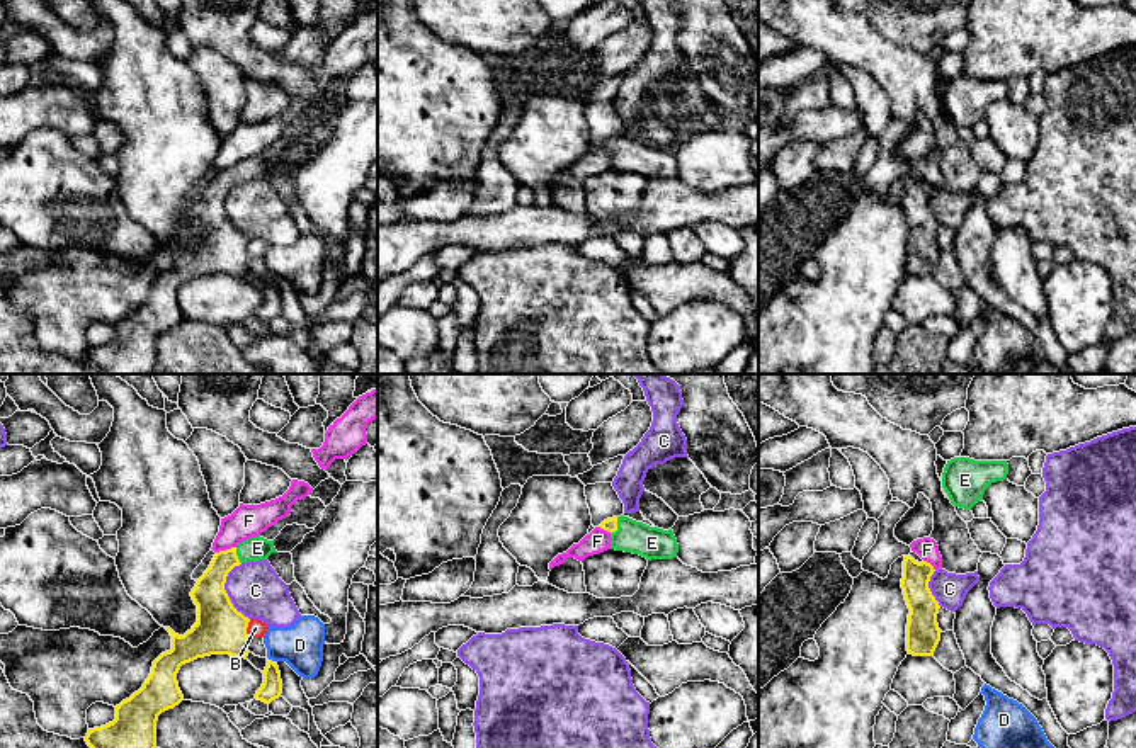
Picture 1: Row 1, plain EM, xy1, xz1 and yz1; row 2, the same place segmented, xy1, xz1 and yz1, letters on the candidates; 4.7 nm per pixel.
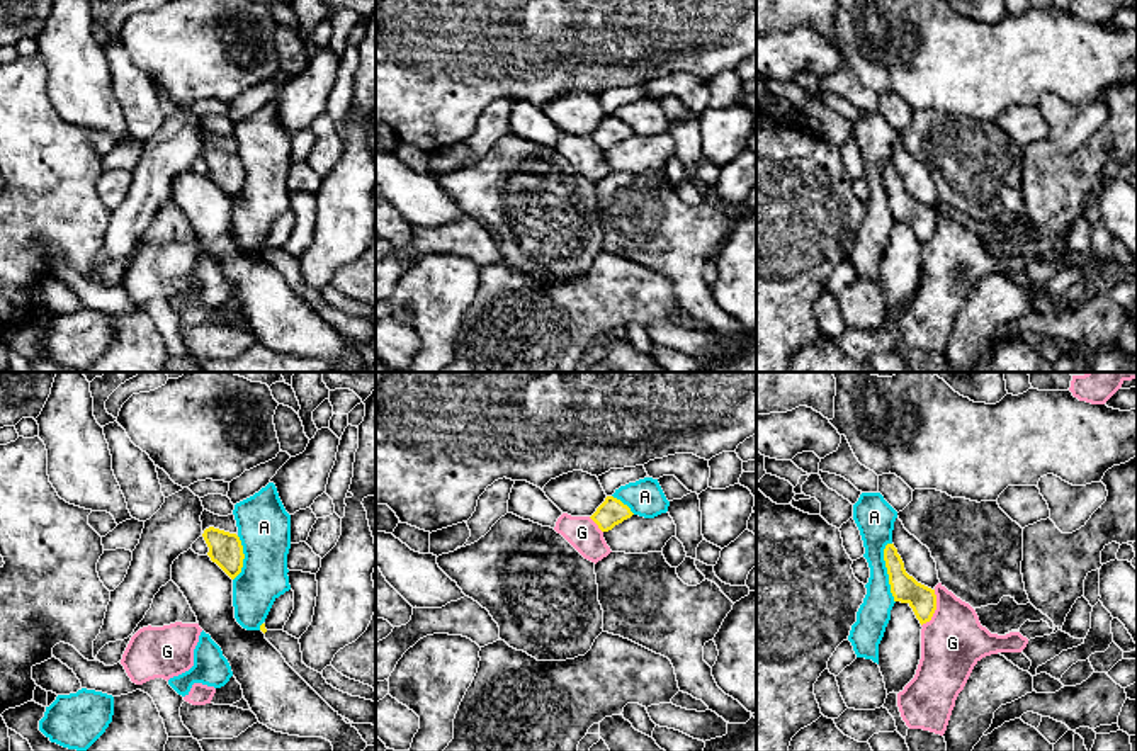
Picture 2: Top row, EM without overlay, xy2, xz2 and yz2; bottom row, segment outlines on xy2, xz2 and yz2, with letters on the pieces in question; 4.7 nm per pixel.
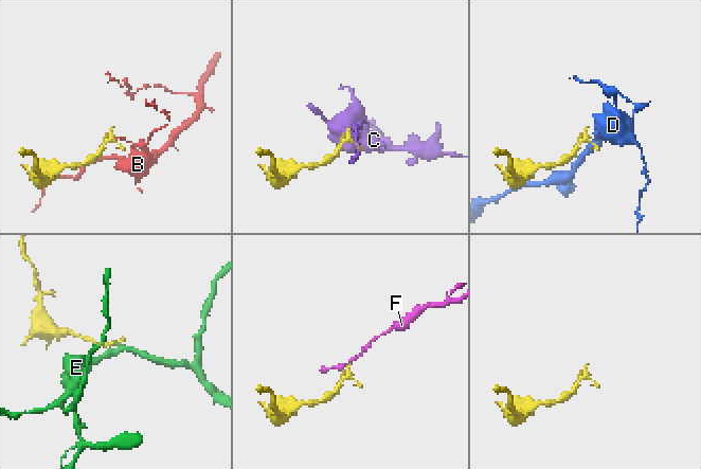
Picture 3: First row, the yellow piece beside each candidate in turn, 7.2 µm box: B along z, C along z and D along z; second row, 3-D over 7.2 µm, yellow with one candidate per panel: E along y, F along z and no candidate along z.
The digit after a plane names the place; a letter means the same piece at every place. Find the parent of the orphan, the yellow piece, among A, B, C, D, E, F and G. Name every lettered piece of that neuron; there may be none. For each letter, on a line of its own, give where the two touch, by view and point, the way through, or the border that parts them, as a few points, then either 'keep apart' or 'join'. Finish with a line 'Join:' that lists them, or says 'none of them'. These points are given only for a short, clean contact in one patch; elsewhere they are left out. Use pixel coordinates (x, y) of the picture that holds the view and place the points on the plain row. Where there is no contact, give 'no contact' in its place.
A: yz2 (888, 192) | keep apart
B: xy1 (247, 245) | along xy1 (250, 238), (247, 255) | keep apart
C: xy1 (225, 211) | along xy1 (240, 182), (228, 192), (225, 211), (230, 221), (249, 238) | keep apart
D: xy1 (271, 279) | along xy1 (267, 276), (274, 281) | keep apart
E: xz1 (616, 145) | across xz1 (611, 143), (616, 145), (630, 155), (652, 162) | join
F: xy1 (225, 170) | along xy1 (235, 165), (216, 172) | keep apart
G: yz2 (935, 228) | keep apart
Join: E

